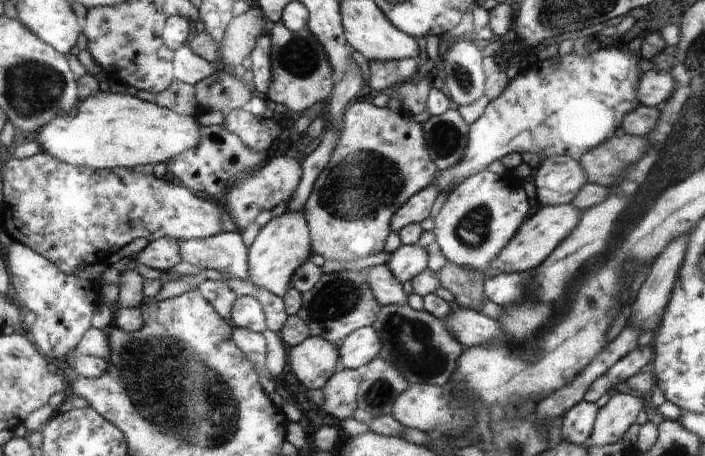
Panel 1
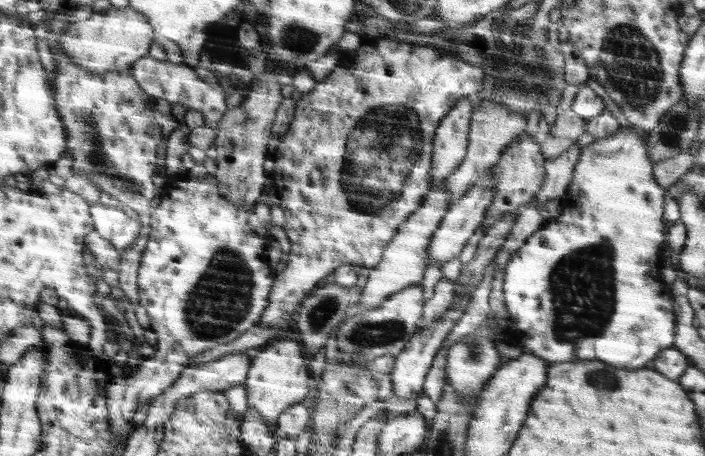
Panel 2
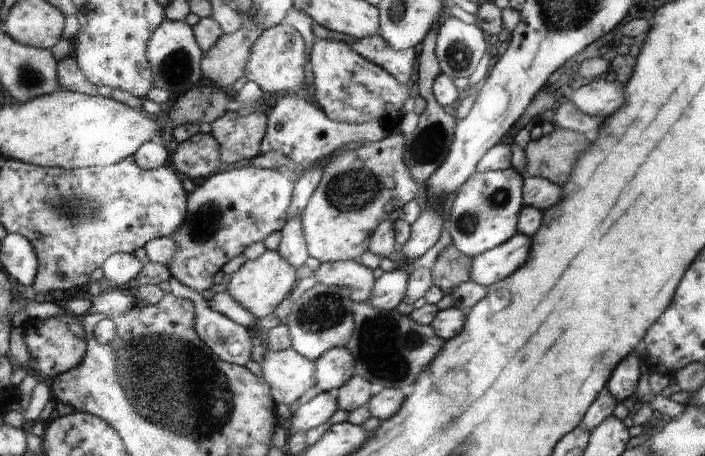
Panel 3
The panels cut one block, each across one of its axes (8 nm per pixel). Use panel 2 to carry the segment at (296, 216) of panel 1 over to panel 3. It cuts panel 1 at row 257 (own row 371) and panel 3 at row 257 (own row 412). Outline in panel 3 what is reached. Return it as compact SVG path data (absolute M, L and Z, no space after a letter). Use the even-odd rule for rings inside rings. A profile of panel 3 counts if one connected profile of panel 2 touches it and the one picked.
M265 250L257 259L246 259L238 271L233 272L227 284L227 290L244 308L257 318L273 314L282 300L292 292L296 284L296 270L281 254Z

